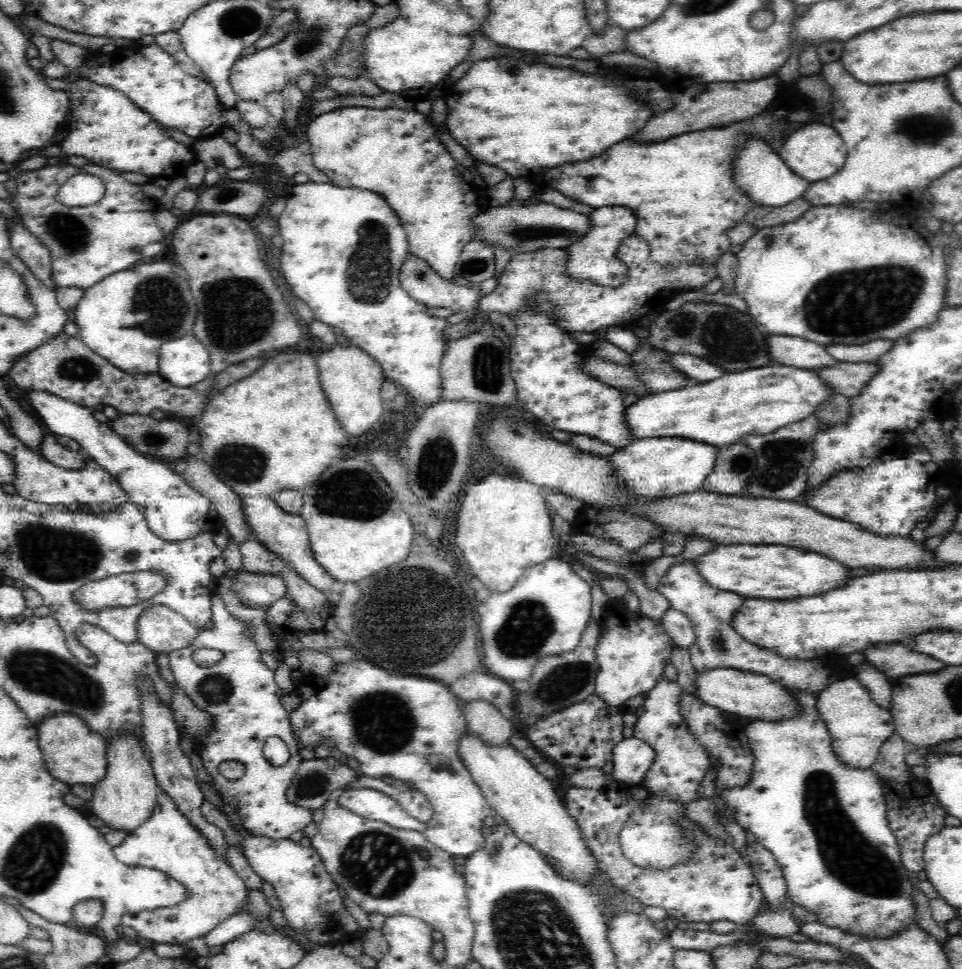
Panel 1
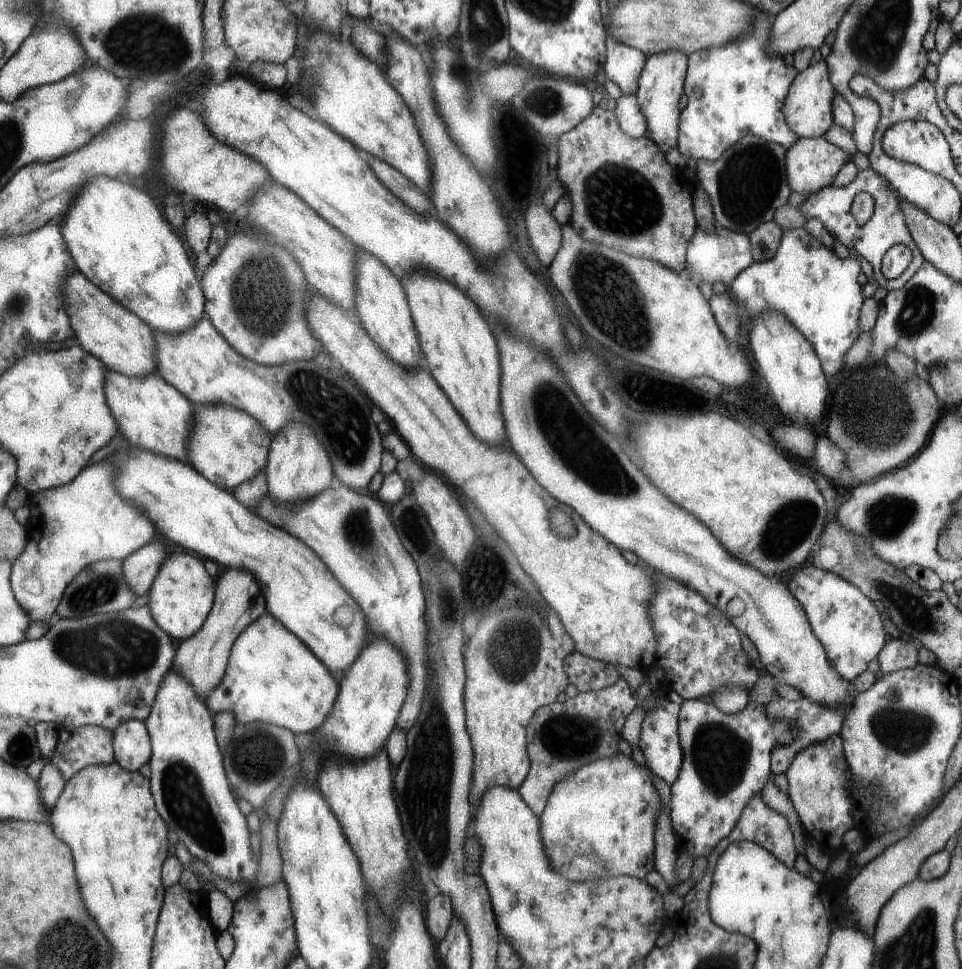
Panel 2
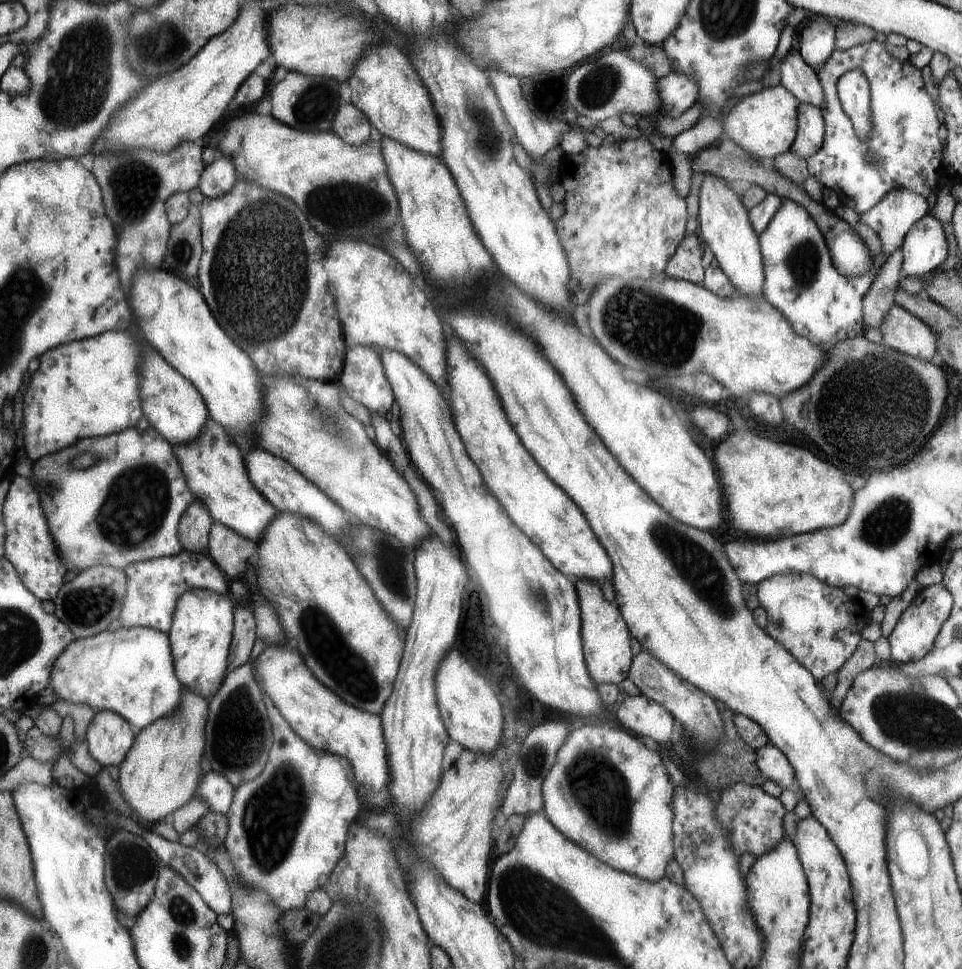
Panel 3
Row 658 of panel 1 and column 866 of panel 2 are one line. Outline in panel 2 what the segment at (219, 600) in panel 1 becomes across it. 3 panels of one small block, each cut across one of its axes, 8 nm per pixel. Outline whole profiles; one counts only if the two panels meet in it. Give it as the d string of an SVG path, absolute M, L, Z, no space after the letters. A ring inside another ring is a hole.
M869 168L859 170L856 178L846 186L835 187L830 185L826 189L809 194L807 199L798 207L800 212L808 219L819 219L819 221L830 231L833 238L837 238L848 249L852 249L855 255L865 258L872 266L875 276L875 283L885 288L887 291L893 291L902 288L906 282L910 281L915 276L918 269L926 260L919 249L918 243L911 234L910 228L906 223L906 215L899 207L900 198L896 198L893 194L894 190L891 184L884 178L883 175L878 174L874 169ZM860 192L868 192L874 201L874 210L872 216L863 225L858 225L856 218L850 211L852 200L856 198ZM903 244L908 246L913 252L913 259L910 266L894 280L886 278L883 274L882 264L883 256L891 246Z

